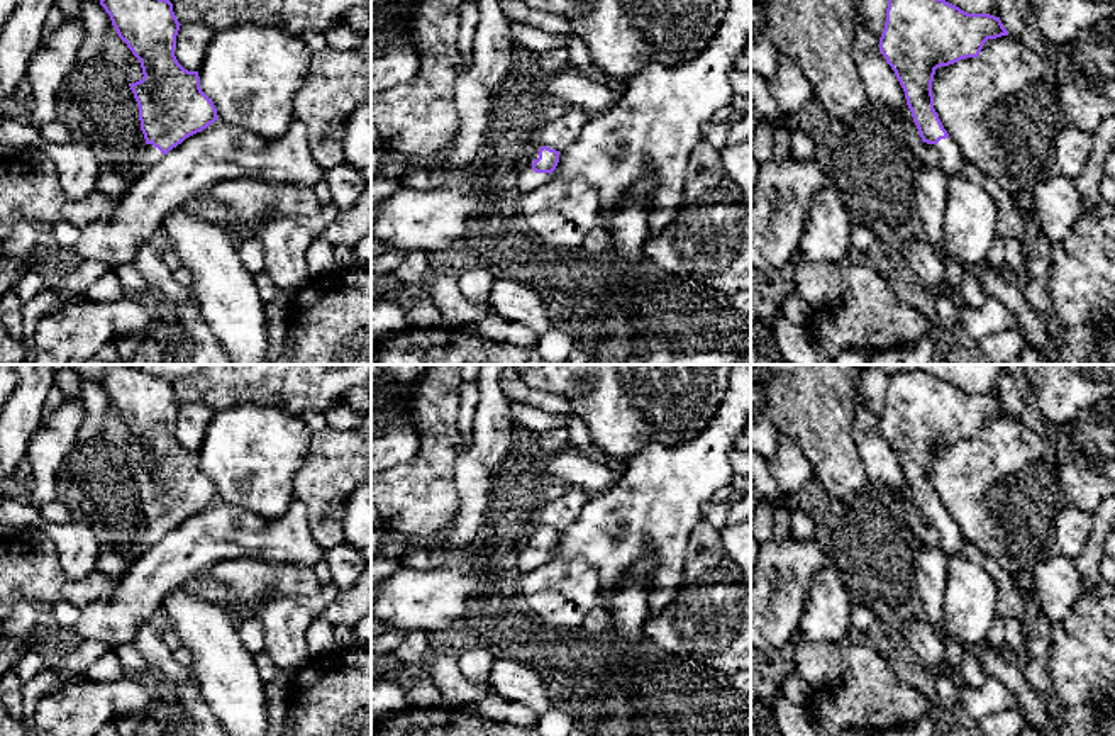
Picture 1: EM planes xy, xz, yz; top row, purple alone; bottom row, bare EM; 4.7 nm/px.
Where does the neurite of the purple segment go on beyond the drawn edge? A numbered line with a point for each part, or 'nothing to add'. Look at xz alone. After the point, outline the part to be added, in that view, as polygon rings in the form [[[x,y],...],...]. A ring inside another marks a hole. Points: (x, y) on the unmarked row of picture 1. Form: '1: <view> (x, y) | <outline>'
1: xz (527, 558) | [[[542,524],[529,536],[525,546],[519,551],[515,577],[539,566],[551,558],[549,553],[535,553],[532,549],[532,543],[539,538],[541,527]]]

